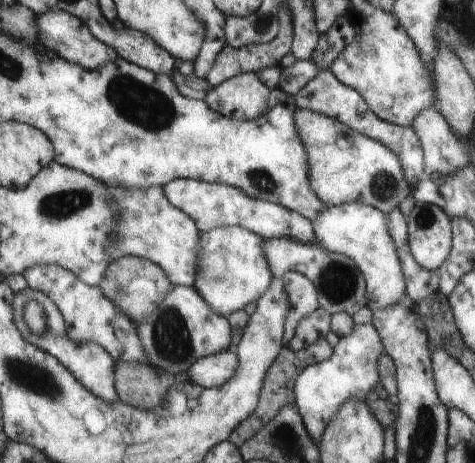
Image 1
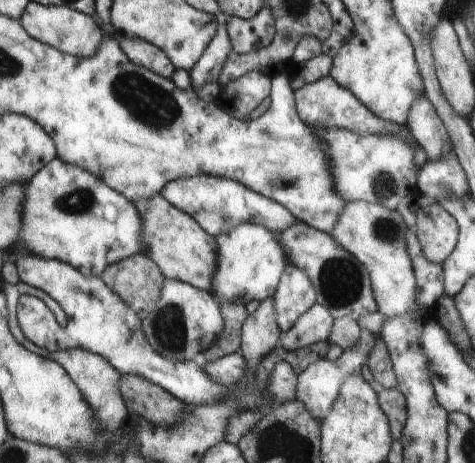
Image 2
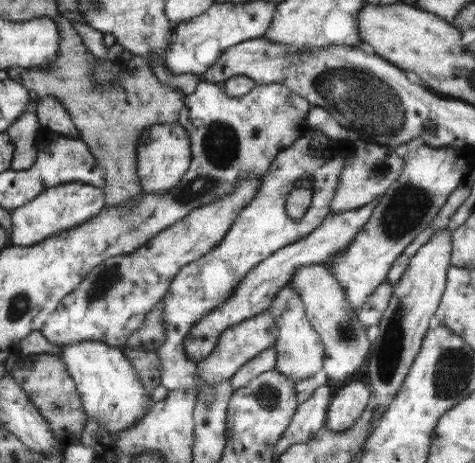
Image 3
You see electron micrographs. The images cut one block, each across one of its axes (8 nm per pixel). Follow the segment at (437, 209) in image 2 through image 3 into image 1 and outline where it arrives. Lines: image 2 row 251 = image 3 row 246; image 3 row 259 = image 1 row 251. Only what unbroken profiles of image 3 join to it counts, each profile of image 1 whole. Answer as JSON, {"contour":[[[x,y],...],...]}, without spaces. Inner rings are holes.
{"contour":[[[415,204],[407,216],[409,248],[413,258],[427,270],[439,270],[453,248],[451,216],[435,204]]]}

